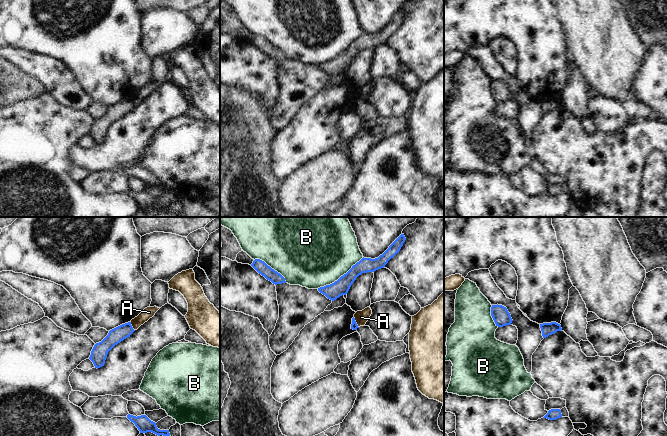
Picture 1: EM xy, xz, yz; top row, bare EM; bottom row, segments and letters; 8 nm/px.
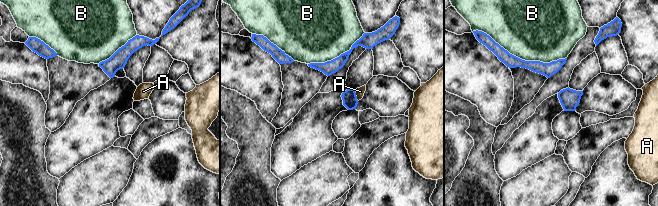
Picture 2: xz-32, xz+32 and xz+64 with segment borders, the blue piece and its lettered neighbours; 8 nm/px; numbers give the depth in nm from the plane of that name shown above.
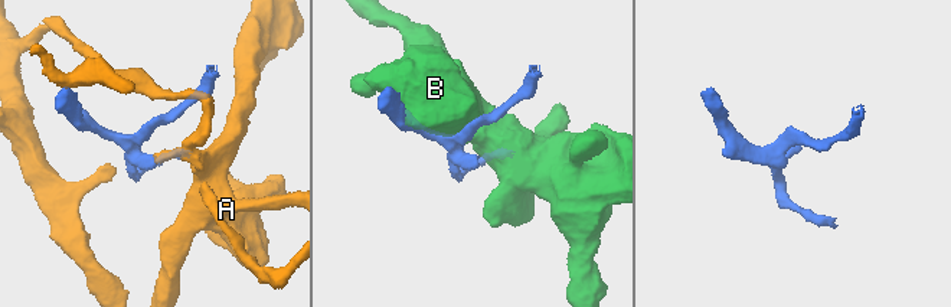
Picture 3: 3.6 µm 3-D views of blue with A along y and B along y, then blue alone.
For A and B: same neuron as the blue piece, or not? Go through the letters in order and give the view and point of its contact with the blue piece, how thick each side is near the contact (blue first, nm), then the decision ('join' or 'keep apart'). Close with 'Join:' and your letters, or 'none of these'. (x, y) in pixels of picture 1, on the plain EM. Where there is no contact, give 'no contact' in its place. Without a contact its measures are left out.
A: xz (355, 98) | 60/110 nm | keep apart
B: xz (341, 52) | 130/500 nm | keep apart
Join: none of these

